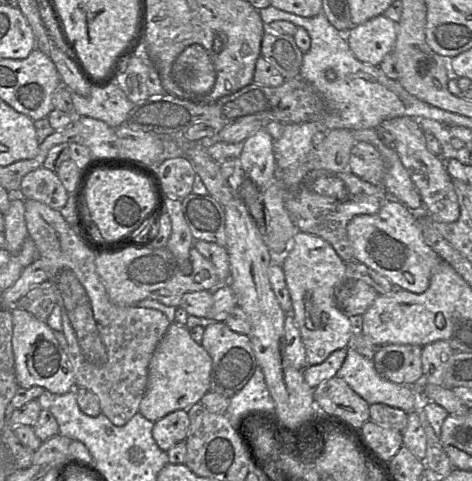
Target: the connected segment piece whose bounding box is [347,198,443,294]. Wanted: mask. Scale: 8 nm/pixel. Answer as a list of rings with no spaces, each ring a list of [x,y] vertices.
[[[389,198],[377,214],[353,217],[347,233],[356,261],[389,279],[396,288],[415,294],[428,289],[432,275],[443,261],[424,241],[416,214],[393,198]]]

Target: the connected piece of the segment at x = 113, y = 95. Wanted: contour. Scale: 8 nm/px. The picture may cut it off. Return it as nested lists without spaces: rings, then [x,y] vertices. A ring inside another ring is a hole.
[[[113,83],[106,88],[91,88],[88,96],[71,92],[76,117],[91,117],[105,122],[111,128],[125,124],[134,107],[123,90]]]

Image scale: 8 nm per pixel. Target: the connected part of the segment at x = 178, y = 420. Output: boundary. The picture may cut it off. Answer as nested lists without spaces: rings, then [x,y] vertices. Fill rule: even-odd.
[[[186,410],[171,412],[154,423],[152,436],[158,447],[167,452],[180,442],[185,442],[190,426]]]

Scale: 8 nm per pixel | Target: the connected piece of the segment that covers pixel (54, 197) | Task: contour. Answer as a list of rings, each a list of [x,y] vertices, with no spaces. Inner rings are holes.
[[[44,167],[24,176],[20,192],[24,199],[37,200],[56,210],[66,205],[69,196],[57,174]]]

